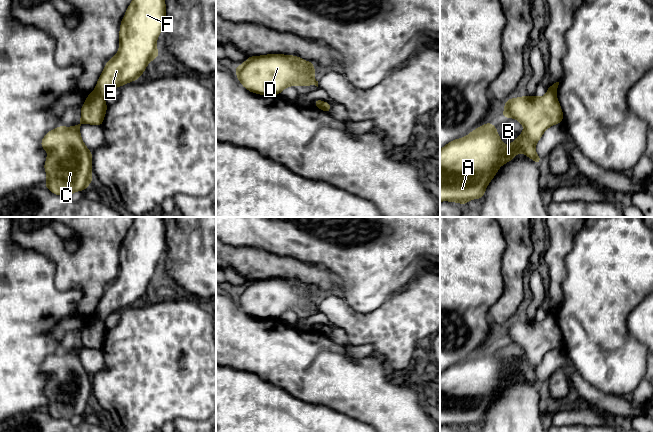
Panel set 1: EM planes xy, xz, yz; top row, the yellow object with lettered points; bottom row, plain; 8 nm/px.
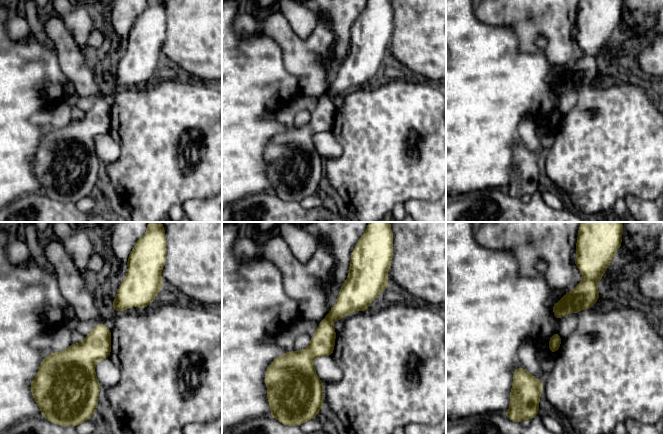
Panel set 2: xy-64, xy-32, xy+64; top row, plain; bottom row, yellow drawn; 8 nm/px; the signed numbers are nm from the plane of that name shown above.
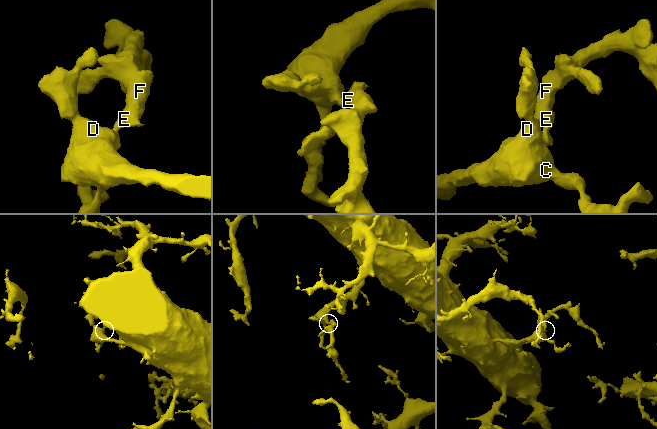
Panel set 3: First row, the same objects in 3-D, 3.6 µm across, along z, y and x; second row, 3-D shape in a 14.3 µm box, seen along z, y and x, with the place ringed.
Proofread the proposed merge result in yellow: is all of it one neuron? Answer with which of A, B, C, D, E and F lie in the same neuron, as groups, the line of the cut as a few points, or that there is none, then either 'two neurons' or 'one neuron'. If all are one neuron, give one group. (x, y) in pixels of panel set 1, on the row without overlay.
A B C D / E F | xy (94, 314), (102, 321) | two neurons

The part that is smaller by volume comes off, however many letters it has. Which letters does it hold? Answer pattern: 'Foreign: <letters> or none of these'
Foreign: E, F

